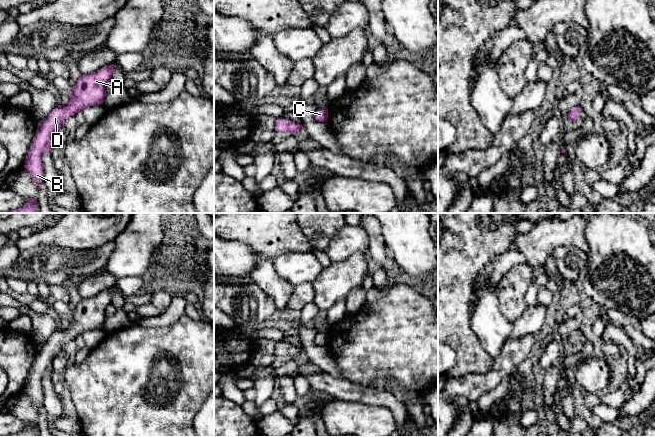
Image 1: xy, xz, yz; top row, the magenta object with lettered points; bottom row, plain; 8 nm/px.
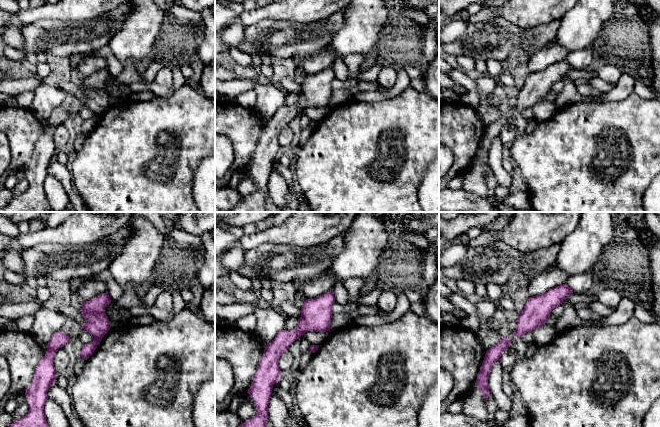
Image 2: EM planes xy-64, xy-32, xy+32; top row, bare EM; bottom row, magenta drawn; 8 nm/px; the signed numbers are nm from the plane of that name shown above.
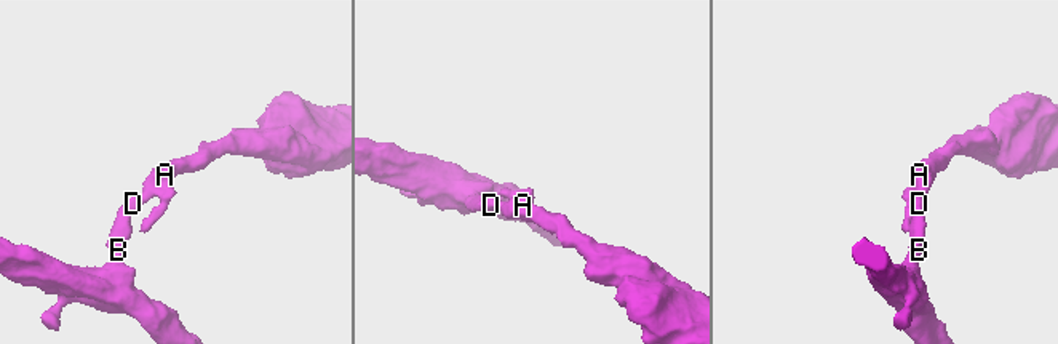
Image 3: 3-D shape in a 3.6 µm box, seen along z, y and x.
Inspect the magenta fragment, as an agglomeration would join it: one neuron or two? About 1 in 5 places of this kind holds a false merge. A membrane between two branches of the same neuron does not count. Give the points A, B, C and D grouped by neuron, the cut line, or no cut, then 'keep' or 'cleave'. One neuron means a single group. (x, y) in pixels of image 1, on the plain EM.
A B C D; no cut; keep

